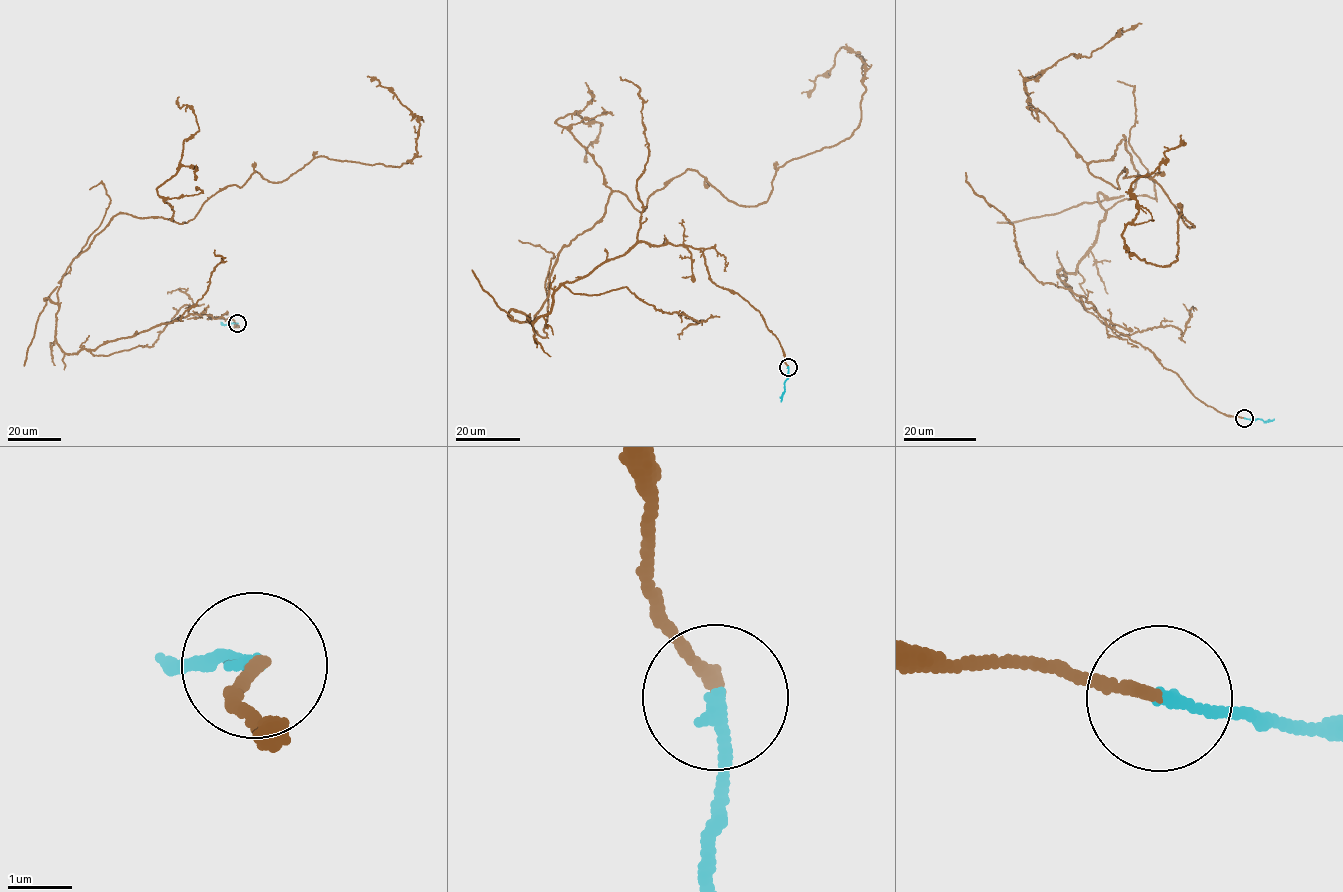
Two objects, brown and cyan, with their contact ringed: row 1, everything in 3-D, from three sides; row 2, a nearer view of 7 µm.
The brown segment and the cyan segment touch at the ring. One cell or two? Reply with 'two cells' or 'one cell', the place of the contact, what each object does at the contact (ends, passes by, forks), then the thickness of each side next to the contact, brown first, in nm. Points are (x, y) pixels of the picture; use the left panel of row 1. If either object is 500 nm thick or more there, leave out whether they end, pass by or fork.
one cell; place (237, 323); brown ends; cyan ends; calibres 170 and 170 nm

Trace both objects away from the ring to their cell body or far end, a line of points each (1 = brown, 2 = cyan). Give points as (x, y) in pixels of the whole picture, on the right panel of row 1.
1: (1244, 418), (1057, 271), (1156, 197), (1123, 136), (1089, 171), (1151, 178), (1178, 259), (1122, 236), (1181, 135)
2: (1244, 418), (1274, 420)

